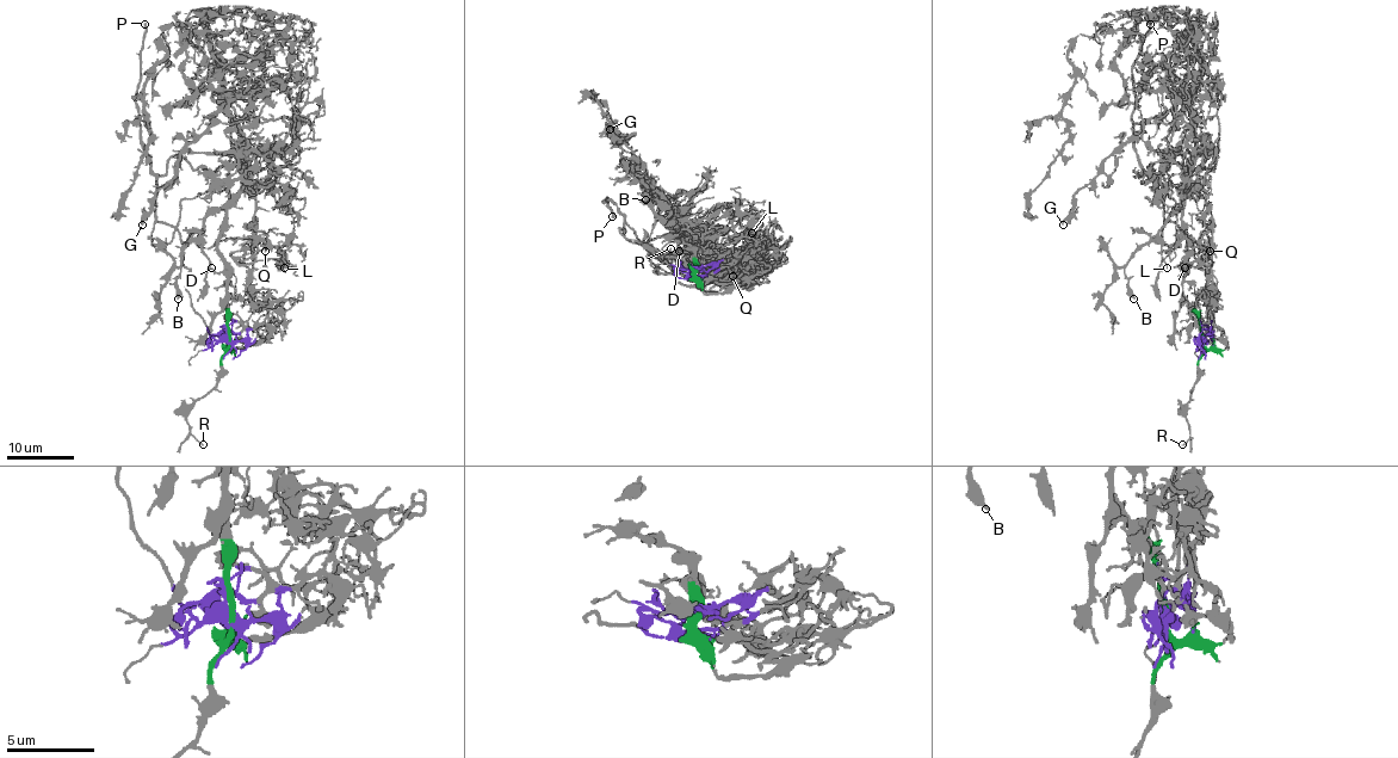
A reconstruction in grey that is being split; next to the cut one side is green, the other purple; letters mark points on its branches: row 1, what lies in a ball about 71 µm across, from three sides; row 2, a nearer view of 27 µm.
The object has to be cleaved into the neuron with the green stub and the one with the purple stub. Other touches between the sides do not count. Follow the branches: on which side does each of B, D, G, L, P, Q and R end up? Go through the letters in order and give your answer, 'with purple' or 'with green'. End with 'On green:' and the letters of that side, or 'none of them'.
B: with green
D: with green
G: with green
L: with purple
P: with purple
Q: with purple
R: with green
On green: B, D, G, R

